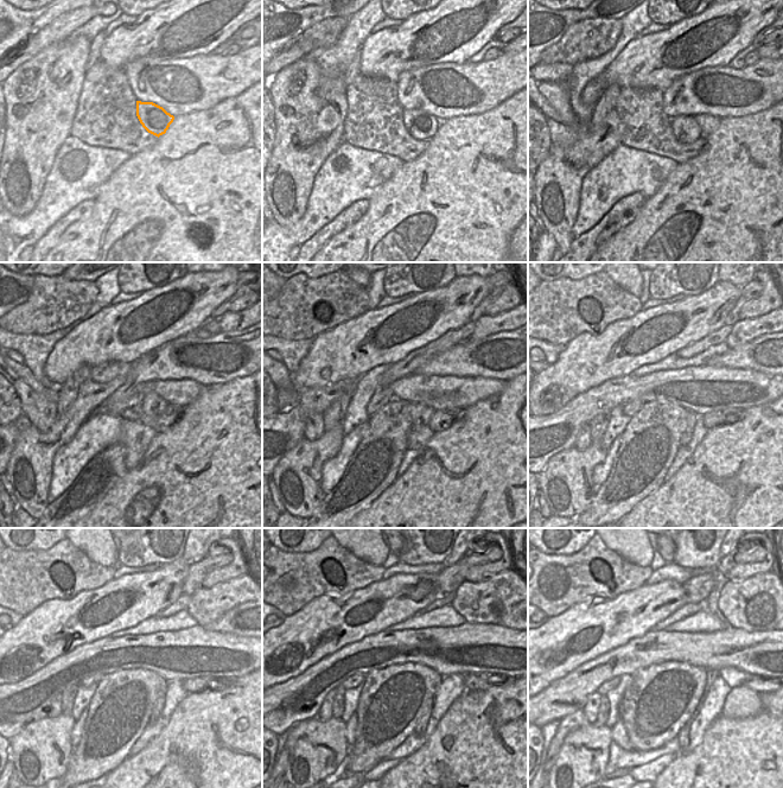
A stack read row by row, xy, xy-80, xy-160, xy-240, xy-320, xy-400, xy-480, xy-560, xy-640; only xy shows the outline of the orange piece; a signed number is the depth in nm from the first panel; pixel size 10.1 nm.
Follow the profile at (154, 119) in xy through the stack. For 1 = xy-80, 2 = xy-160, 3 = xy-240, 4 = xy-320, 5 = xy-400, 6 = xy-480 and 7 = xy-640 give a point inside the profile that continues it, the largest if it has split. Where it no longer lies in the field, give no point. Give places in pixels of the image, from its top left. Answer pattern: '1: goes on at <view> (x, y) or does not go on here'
1: goes on at xy-80 (420, 125)
2: goes on at xy-160 (685, 127)
3: goes on at xy-240 (153, 405)
4: goes on at xy-320 (421, 414)
5: goes on at xy-400 (686, 436)
6: goes on at xy-480 (160, 701)
7: goes on at xy-640 (683, 739)

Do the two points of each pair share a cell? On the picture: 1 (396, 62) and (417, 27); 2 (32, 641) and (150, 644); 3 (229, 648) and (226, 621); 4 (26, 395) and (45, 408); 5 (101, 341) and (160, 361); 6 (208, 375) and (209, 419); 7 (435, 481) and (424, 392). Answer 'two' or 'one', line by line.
1: one
2: two
3: two
4: one
5: two
6: two
7: two

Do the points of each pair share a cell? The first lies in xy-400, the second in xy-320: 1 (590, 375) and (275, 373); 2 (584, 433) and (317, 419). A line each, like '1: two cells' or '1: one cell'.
1: two cells
2: one cell

